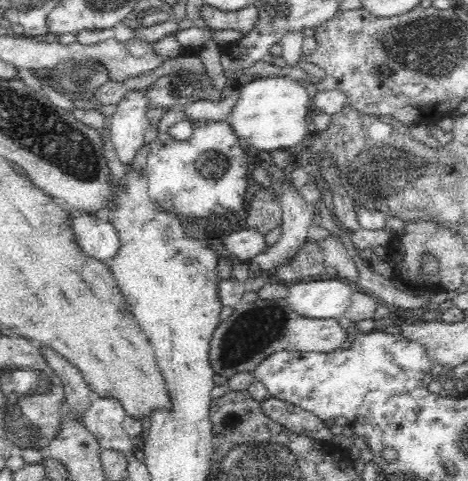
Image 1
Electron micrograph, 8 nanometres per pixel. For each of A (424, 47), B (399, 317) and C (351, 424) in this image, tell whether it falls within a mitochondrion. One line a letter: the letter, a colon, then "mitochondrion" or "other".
A: mitochondrion
B: other
C: other

